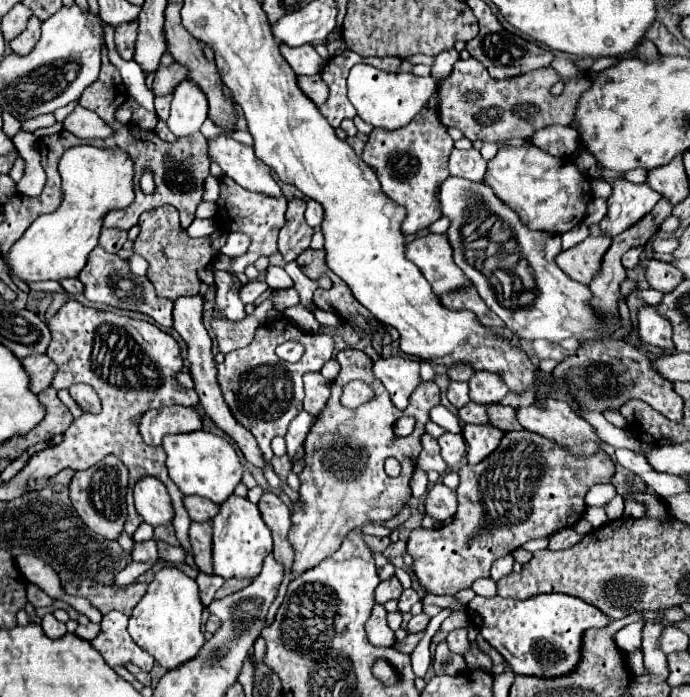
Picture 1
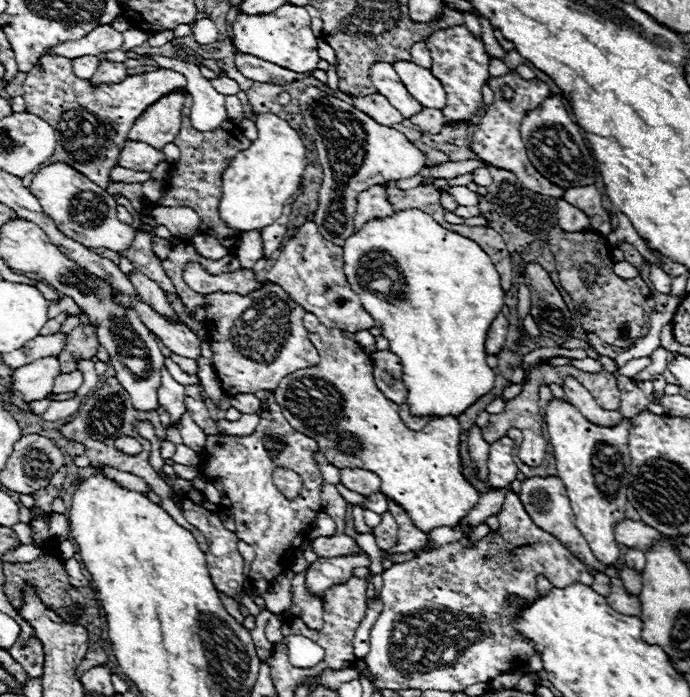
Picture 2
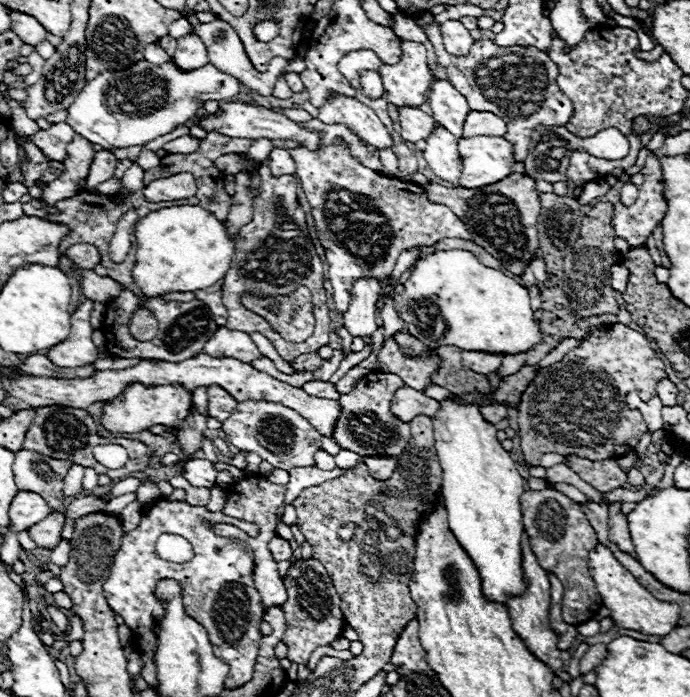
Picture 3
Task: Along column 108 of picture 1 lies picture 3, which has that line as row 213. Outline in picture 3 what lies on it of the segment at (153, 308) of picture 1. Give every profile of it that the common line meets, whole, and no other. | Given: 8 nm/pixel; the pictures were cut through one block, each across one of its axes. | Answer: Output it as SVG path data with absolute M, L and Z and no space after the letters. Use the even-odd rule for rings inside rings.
M268 158L262 162L260 168L260 194L254 198L254 218L250 224L246 224L240 232L240 242L234 252L234 260L230 264L228 276L224 276L222 284L222 300L228 308L228 322L226 328L236 328L240 332L260 332L264 334L276 352L286 360L292 362L300 354L312 354L318 352L322 346L330 344L330 308L328 308L328 296L324 290L324 266L322 260L318 258L314 244L308 234L306 226L306 216L302 206L298 204L296 198L298 190L298 178L292 174L284 176L272 176L268 168ZM298 286L308 286L312 294L312 314L316 318L314 334L302 342L294 344L284 340L262 316L250 312L242 304L242 294L260 294L260 296L280 296L280 294L290 294Z

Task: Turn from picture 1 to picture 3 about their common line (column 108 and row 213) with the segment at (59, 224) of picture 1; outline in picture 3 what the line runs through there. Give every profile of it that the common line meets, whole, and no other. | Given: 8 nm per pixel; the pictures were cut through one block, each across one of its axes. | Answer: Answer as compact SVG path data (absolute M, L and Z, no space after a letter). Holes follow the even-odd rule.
M172 206L172 208L152 211L144 219L139 219L135 233L137 233L135 234L137 239L140 235L138 233L145 233L144 239L147 240L142 241L138 247L136 264L132 268L132 280L148 298L156 298L156 296L170 294L170 292L204 290L224 278L230 266L230 260L234 256L234 242L228 240L224 222L216 220L214 214L210 214L208 210L200 206Z

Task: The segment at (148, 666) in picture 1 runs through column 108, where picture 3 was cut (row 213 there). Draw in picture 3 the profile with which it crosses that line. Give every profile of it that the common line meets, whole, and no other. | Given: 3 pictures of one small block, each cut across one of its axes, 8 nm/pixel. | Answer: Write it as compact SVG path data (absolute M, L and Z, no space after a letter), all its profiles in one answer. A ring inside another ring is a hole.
M646 158L646 164L642 166L642 174L644 174L644 182L642 182L642 186L638 186L640 196L636 198L636 202L630 206L616 202L614 212L612 212L612 228L614 228L616 236L624 238L630 246L646 244L646 238L652 234L652 230L664 218L666 204L668 204L668 200L664 198L664 176L662 176L660 160L658 158Z

